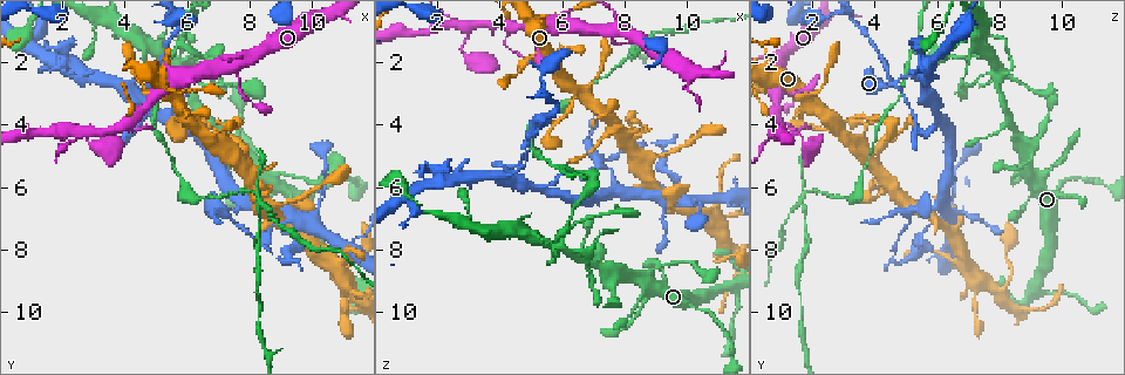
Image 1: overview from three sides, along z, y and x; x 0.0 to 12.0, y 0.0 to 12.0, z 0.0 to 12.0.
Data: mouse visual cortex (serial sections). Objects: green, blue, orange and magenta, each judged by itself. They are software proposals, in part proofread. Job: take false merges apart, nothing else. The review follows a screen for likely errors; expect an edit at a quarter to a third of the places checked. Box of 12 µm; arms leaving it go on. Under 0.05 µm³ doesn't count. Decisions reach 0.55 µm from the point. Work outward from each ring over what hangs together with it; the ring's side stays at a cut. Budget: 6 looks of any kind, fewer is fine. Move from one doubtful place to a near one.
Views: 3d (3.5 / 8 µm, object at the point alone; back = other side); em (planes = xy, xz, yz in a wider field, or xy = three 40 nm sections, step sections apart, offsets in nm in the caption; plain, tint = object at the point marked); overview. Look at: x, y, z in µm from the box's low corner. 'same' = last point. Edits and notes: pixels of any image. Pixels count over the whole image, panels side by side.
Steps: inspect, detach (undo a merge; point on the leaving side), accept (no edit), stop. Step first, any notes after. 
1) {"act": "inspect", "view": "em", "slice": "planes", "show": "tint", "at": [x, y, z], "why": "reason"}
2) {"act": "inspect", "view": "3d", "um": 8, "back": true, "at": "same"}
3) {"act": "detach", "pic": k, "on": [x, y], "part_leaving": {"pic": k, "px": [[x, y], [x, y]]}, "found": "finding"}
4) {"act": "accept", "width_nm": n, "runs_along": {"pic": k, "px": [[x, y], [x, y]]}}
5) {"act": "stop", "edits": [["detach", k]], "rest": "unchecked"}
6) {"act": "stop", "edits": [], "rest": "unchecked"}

{"act": "inspect", "view": "3d", "um": 3.5, "back": true, "at": [7.3, 4.1, 3.7]}

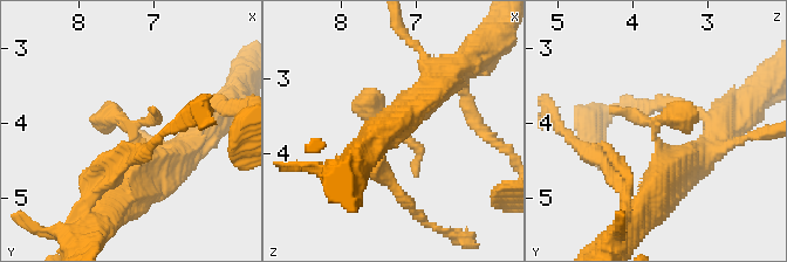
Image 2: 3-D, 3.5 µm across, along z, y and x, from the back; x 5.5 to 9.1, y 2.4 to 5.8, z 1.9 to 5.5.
{"act": "inspect", "view": "em", "slice": "xy", "step": 3, "show": "tint", "at": [7.30, 4.20, 3.65]}

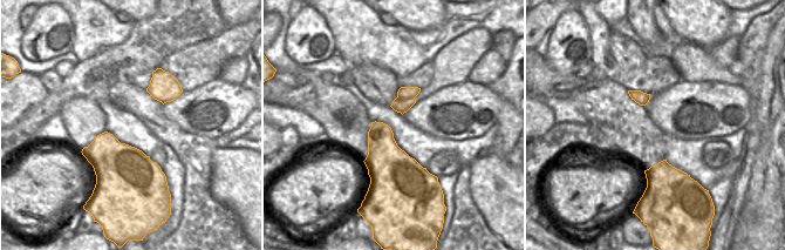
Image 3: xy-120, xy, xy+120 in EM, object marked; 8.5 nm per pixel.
{"act": "accept", "runs_along": {"pic": 2, "px": [[172, 156], [139, 163], [136, 138], [115, 121]]}, "found": "all the same cell"}

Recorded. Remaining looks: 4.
{"act": "inspect", "view": "3d", "um": 3.5, "back": true, "at": [7.6, 4.7, 9.0], "why": "three arms meet"}

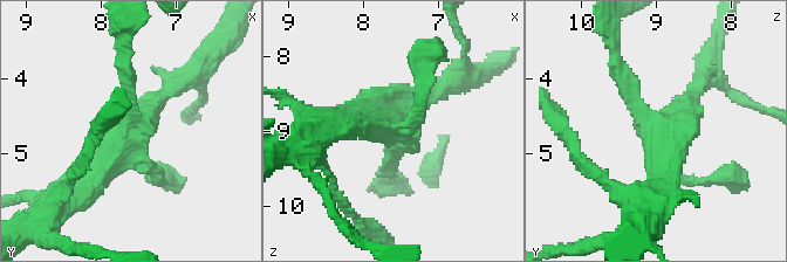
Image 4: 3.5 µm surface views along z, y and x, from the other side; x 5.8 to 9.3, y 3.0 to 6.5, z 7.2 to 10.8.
{"act": "inspect", "view": "em", "slice": "xy", "step": 1, "show": "tint", "at": [7.60, 4.70, 8.95], "why": "shape alone is not enough"}

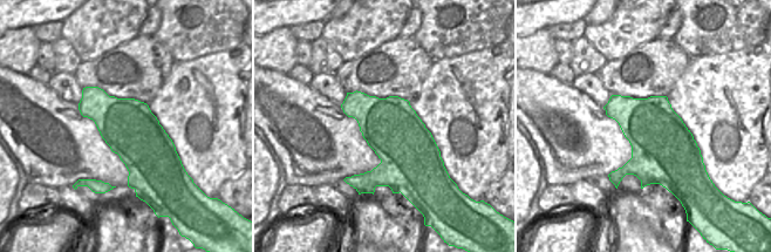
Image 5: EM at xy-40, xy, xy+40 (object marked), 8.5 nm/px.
{"act": "accept", "runs_along": {"pic": 4, "px": [[80, 190], [144, 111], [180, 82]]}, "found": "all the same cell"}

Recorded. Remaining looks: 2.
{"act": "stop", "edits": [], "rest": "unchecked"}

